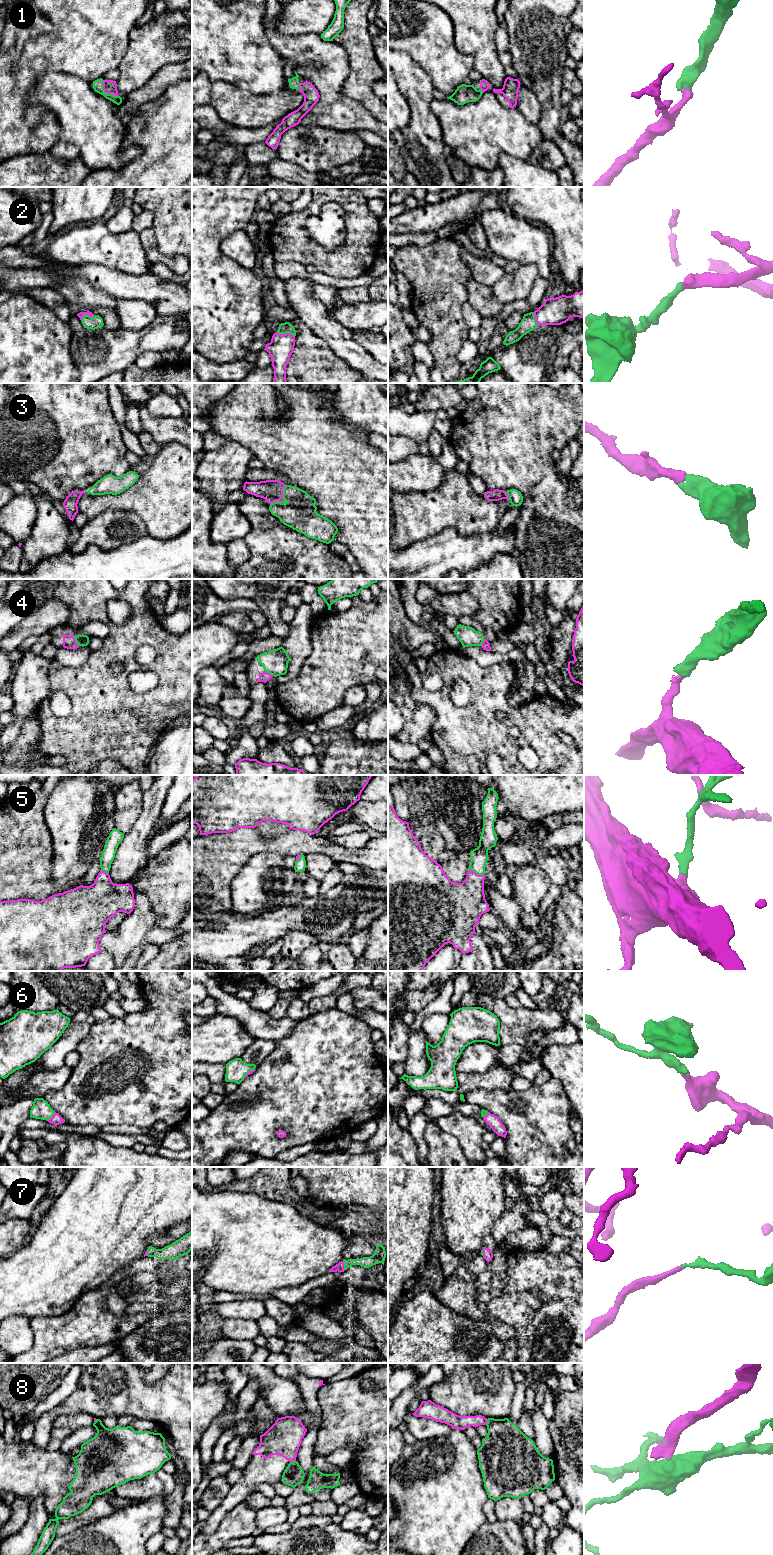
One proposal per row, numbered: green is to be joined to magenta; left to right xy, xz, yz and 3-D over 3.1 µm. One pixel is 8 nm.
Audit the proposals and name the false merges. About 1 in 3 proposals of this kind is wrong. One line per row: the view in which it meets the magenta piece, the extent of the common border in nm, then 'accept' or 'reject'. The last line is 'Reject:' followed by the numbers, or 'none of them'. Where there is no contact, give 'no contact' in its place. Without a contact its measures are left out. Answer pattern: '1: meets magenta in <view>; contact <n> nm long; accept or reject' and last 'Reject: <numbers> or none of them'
1: meets magenta in xy; contact 190 nm long; accept
2: meets magenta in xz; contact 150 nm long; accept
3: meets magenta in xz; contact 110 nm long; accept
4: meets magenta in xy; contact 100 nm long; accept
5: meets magenta in yz; contact 140 nm long; accept
6: meets magenta in xy; contact 100 nm long; accept
7: meets magenta in xz; contact 80 nm long; accept
8: meets magenta in xz; contact 50 nm long; reject
Reject: 8

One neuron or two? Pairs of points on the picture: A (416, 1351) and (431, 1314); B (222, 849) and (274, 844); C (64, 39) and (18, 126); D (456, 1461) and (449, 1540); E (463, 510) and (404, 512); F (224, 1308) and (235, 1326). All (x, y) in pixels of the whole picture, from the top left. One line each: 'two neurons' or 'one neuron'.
A: one neuron
B: one neuron
C: one neuron
D: one neuron
E: one neuron
F: two neurons

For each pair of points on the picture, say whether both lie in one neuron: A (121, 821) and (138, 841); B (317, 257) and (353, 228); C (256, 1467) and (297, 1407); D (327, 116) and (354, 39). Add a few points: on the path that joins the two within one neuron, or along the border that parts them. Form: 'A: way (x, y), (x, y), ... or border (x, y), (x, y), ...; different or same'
A: border (140, 810), (135, 823), (124, 835); different
B: way (329, 257), (338, 257), (353, 240); same
C: border (277, 1418), (295, 1416), (307, 1430); different
D: border (333, 40), (344, 48), (348, 58), (346, 80); different

